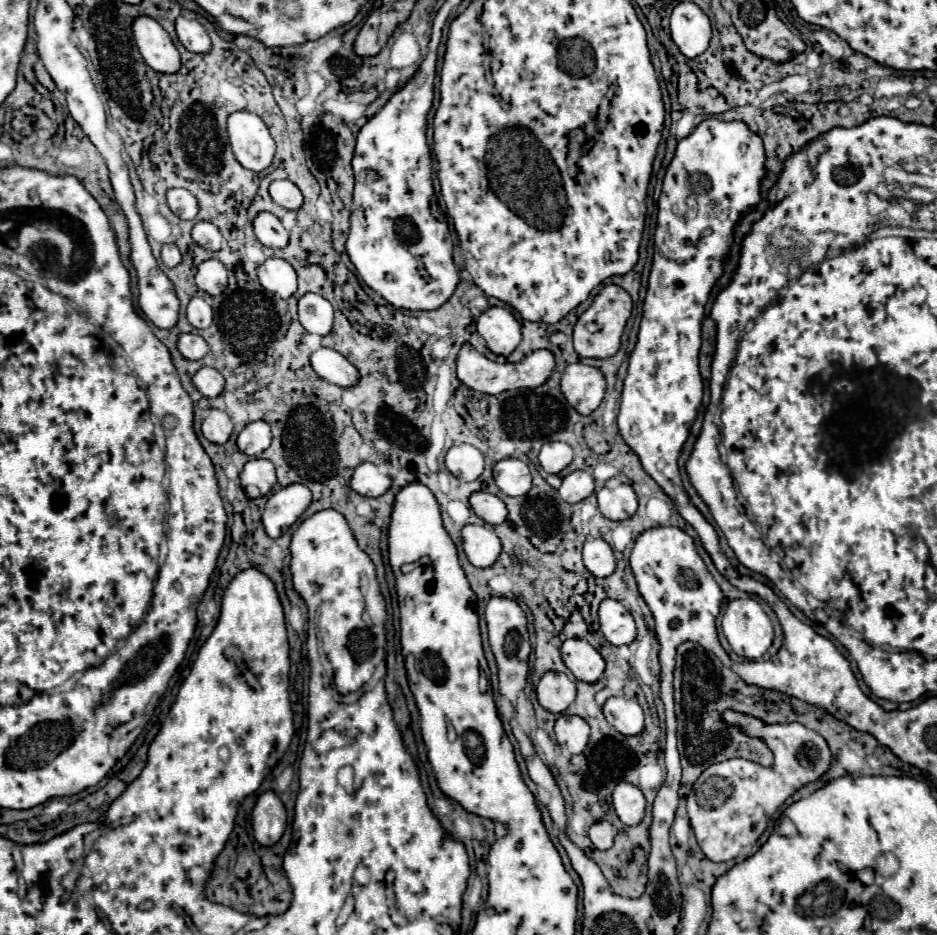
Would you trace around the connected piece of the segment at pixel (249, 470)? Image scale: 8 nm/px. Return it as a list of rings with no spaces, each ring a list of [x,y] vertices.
[[[252,458],[244,466],[244,470],[240,474],[240,482],[242,482],[242,488],[248,498],[266,496],[276,482],[276,472],[274,472],[272,462],[262,460],[262,458]]]

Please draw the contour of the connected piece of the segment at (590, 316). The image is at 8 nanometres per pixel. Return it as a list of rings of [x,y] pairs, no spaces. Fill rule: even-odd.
[[[606,284],[596,296],[592,306],[578,318],[574,326],[574,350],[582,358],[608,358],[614,356],[620,348],[620,338],[626,326],[626,320],[632,314],[632,298],[618,284]]]

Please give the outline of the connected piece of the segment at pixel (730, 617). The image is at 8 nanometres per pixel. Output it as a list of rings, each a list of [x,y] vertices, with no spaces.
[[[732,600],[722,616],[722,630],[732,650],[748,660],[758,660],[772,644],[774,628],[758,600]]]

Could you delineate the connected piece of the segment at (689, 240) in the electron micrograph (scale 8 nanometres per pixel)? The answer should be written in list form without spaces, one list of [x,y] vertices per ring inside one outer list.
[[[708,118],[698,128],[678,142],[676,154],[666,168],[662,194],[658,200],[658,220],[654,232],[654,260],[648,278],[648,292],[644,298],[644,312],[638,330],[636,348],[630,354],[628,376],[624,378],[624,390],[620,396],[620,416],[618,428],[624,442],[638,454],[644,470],[660,484],[660,488],[674,500],[682,518],[686,518],[692,528],[698,532],[706,552],[716,564],[718,572],[728,578],[728,582],[736,588],[742,586],[742,580],[734,566],[728,562],[724,554],[720,554],[718,534],[704,520],[704,516],[694,508],[688,494],[682,488],[682,480],[678,474],[678,456],[680,448],[688,438],[688,428],[696,418],[696,412],[702,402],[702,378],[698,372],[698,350],[700,350],[700,326],[704,316],[704,306],[708,302],[710,290],[718,276],[722,274],[722,260],[732,244],[732,230],[738,218],[760,202],[760,180],[764,176],[764,144],[760,144],[760,136],[748,130],[744,122],[722,122],[716,118]]]

